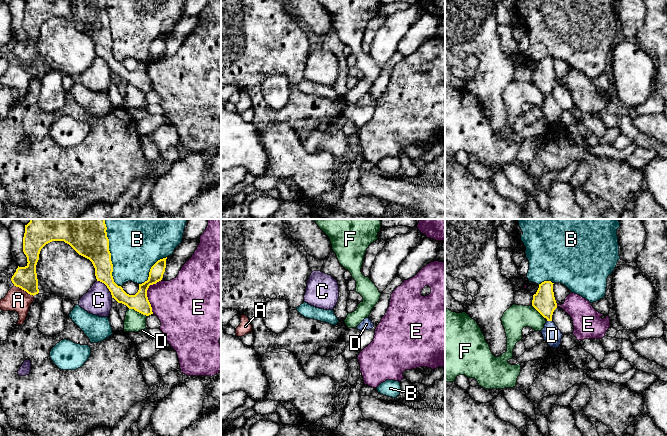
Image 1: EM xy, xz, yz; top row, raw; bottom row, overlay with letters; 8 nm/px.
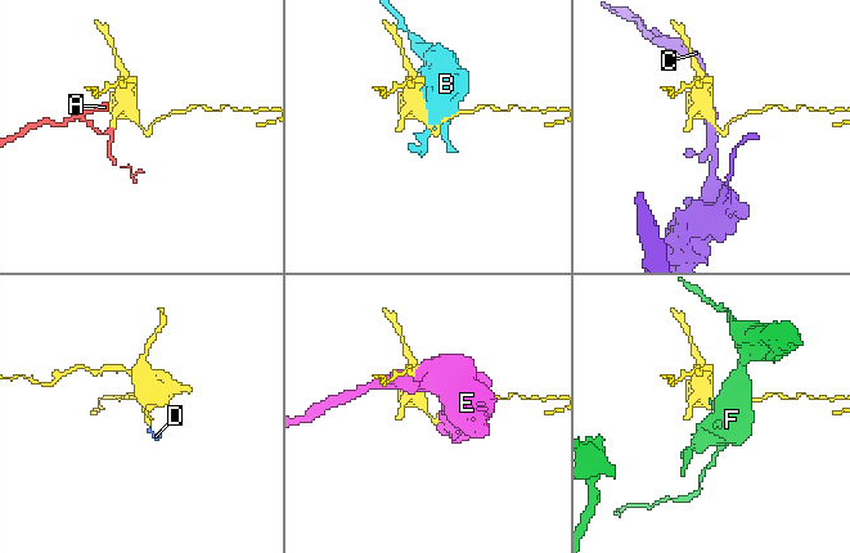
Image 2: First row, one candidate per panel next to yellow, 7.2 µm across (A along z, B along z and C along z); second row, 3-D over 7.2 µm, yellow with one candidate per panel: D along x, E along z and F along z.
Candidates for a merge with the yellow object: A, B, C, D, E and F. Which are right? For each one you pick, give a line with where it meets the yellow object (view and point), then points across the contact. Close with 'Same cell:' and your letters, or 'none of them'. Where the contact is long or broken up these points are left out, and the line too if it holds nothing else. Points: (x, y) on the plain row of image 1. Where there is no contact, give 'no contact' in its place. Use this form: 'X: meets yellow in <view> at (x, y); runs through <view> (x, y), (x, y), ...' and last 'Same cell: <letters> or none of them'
D: meets yellow in yz at (549, 96); runs through yz (544, 78), (549, 96), (552, 111)
Same cell: D

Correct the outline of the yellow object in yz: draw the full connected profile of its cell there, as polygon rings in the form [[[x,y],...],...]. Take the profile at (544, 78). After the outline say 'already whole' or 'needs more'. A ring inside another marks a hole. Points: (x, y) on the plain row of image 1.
[[[544,57],[539,60],[537,68],[533,71],[532,82],[547,95],[544,104],[540,107],[544,117],[550,123],[558,124],[560,123],[563,110],[552,97],[553,88],[557,84],[553,60],[551,57]]]; needs more

